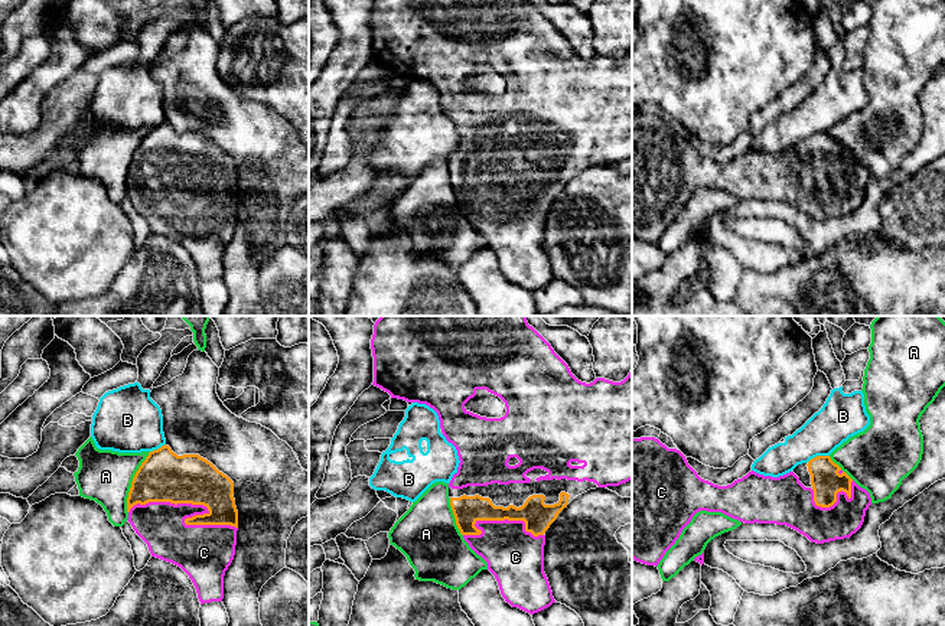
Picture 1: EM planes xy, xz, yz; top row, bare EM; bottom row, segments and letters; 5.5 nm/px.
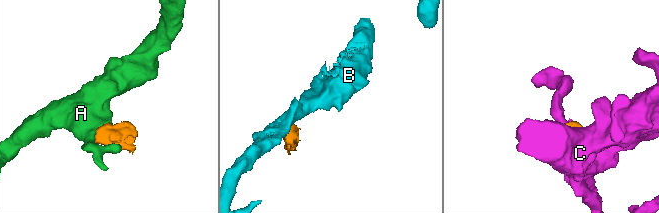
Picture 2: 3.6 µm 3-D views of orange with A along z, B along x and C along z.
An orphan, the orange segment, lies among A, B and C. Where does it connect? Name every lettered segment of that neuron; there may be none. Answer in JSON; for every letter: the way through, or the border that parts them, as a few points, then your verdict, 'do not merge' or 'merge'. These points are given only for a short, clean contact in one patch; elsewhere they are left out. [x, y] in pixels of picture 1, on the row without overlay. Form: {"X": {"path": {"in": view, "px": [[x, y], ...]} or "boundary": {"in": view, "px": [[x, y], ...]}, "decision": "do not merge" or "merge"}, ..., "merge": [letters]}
{"A": {"boundary": {"in": "xy", "px": [[150, 129], [133, 155], [127, 175], [127, 189]]}, "decision": "do not merge"}, "B": {"boundary": {"in": "yz", "px": [[828, 131], [817, 131], [807, 139]]}, "decision": "do not merge"}, "C": {"decision": "merge"}, "merge": ["C"]}

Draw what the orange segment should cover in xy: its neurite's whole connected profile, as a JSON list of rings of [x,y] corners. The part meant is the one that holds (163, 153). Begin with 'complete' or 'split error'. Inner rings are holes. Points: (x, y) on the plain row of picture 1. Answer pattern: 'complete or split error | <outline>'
split error | [[[169,123],[149,130],[136,149],[127,175],[128,199],[147,221],[151,234],[180,244],[192,257],[201,281],[222,278],[224,252],[235,232],[238,188],[234,159],[199,131],[177,133]]]

